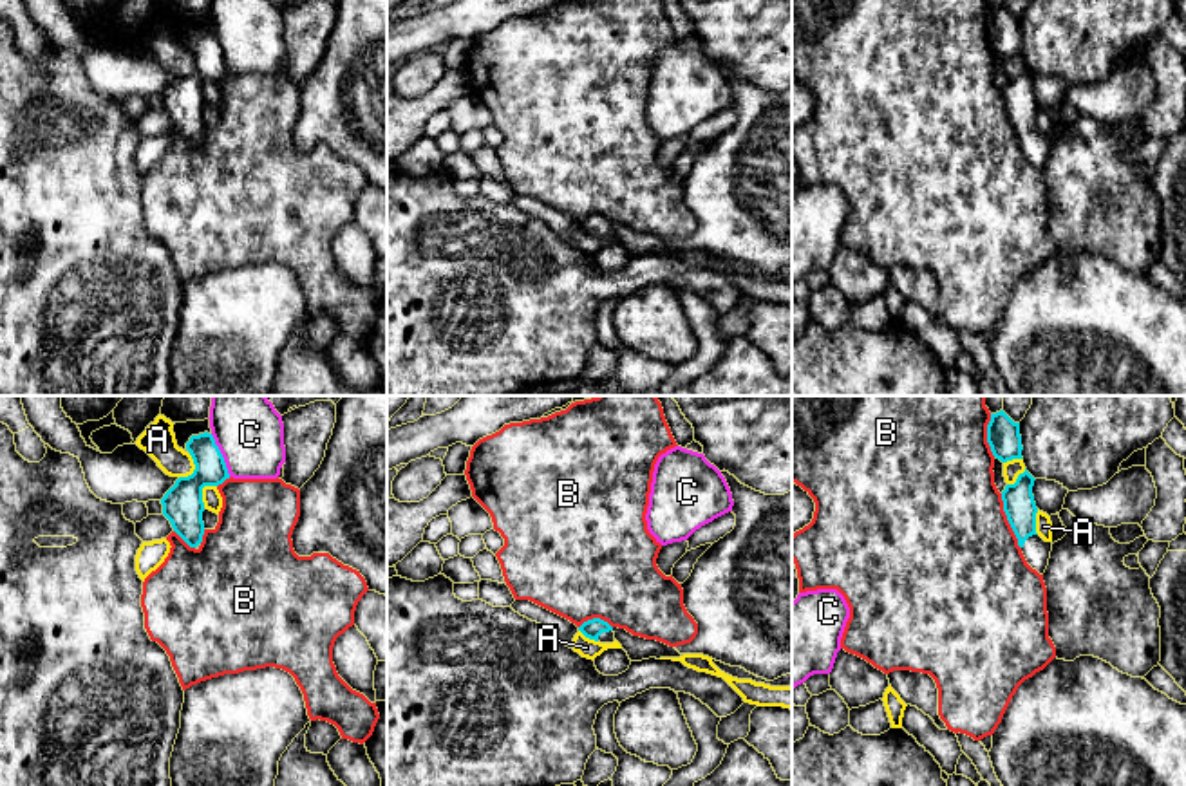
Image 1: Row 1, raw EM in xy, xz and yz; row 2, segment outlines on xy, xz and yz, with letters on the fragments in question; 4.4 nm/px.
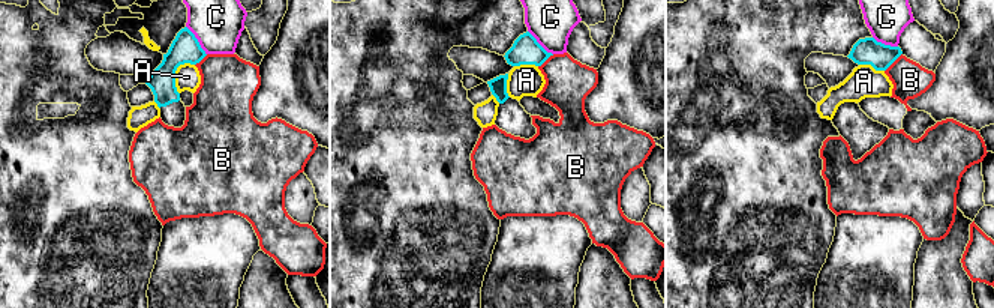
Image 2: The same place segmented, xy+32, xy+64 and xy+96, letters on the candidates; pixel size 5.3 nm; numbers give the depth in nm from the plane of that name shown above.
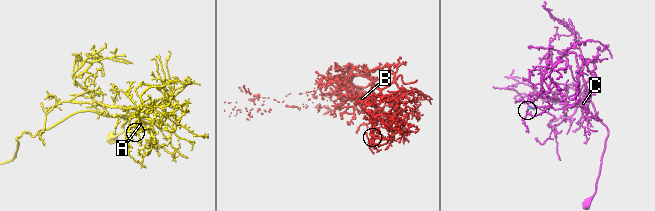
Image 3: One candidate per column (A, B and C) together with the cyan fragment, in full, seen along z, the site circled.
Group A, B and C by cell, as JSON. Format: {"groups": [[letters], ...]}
{"groups": [["A"], ["B"], ["C"]]}

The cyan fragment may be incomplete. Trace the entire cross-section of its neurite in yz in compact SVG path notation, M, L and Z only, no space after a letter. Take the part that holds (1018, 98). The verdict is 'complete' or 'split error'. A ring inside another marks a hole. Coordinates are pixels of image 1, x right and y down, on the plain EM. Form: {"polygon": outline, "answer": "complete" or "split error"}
{"polygon": "M1027 67L1020 69L1014 80L1007 80L1002 87L1003 107L1018 134L1018 141L1027 159L1040 170L1045 168L1052 146L1052 137L1045 137L1036 128L1036 98L1032 90L1034 72Z", "answer": "split error"}

